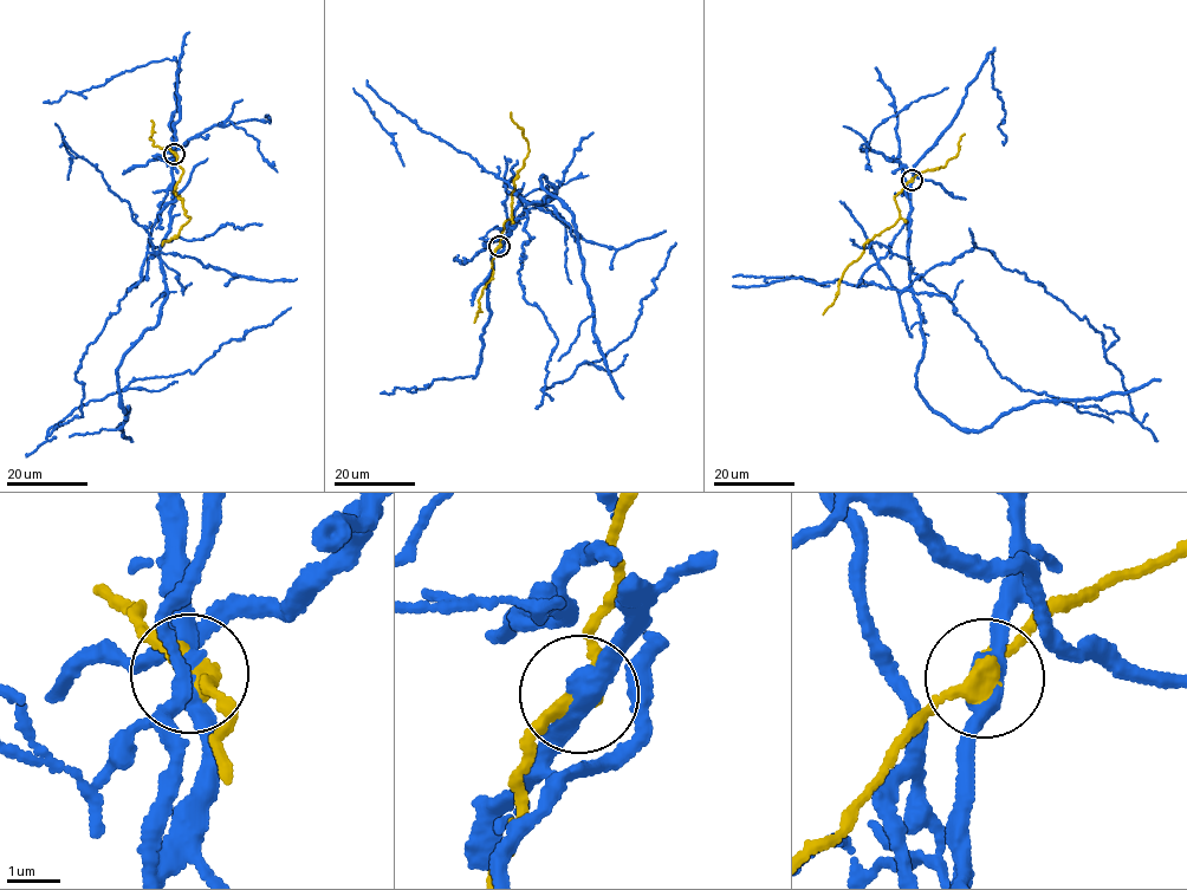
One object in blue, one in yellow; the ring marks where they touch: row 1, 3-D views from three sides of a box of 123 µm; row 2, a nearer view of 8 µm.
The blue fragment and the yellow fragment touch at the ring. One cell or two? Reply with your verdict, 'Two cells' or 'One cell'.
Two cells

